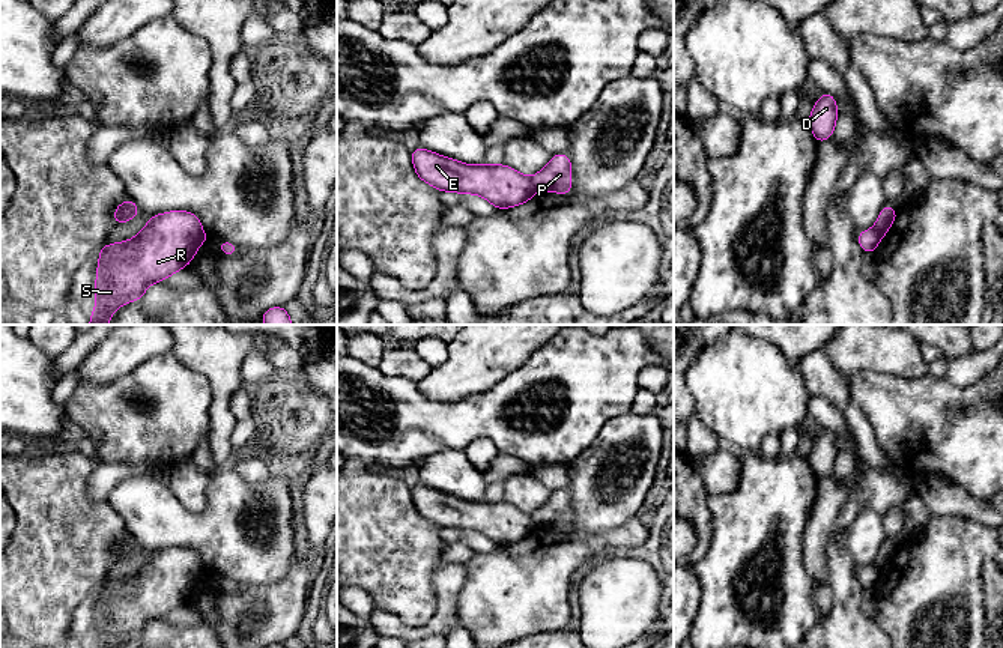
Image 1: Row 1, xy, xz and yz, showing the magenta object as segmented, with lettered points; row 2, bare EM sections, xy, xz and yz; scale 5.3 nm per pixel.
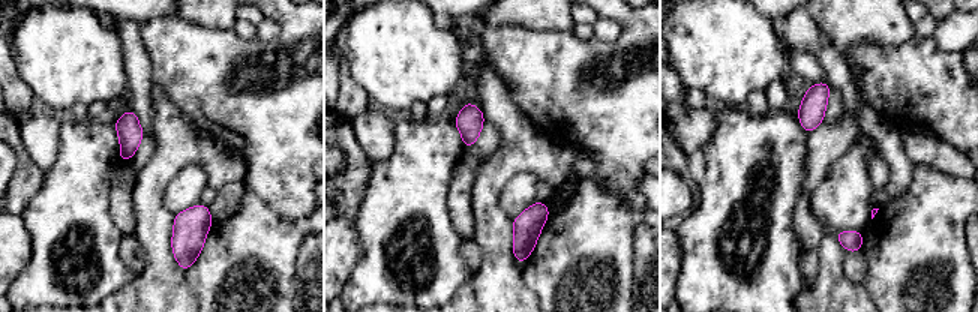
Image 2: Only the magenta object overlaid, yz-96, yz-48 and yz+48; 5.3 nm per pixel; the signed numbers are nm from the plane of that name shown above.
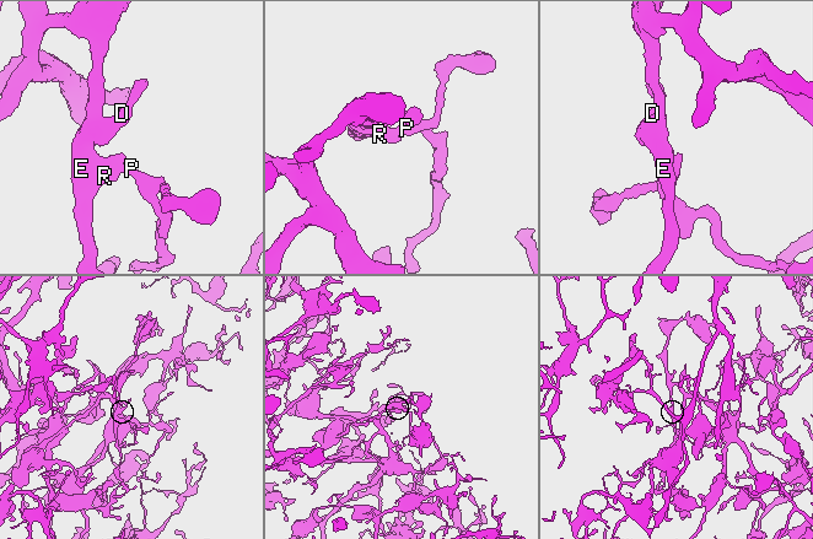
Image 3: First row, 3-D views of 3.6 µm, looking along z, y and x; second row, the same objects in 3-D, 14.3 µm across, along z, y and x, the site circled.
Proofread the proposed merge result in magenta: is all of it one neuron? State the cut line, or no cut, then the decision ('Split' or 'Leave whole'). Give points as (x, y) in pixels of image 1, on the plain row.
Split along xz (530, 516), (536, 526). Split

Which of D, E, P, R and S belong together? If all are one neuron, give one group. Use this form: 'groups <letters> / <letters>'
groups D E R S / P

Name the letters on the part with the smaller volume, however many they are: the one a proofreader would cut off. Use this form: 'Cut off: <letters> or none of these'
Cut off: P

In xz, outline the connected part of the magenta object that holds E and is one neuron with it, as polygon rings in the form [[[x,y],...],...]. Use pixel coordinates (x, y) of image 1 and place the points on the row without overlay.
[[[418,483],[411,489],[417,513],[433,525],[450,529],[477,531],[496,546],[514,544],[532,535],[529,514],[508,502],[469,502]]]

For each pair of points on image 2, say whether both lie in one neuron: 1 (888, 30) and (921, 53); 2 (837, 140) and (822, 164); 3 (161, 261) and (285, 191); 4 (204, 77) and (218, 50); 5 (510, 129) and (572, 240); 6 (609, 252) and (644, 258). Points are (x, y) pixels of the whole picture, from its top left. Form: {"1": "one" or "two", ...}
{"1": "two", "2": "one", "3": "two", "4": "one", "5": "two", "6": "two"}

